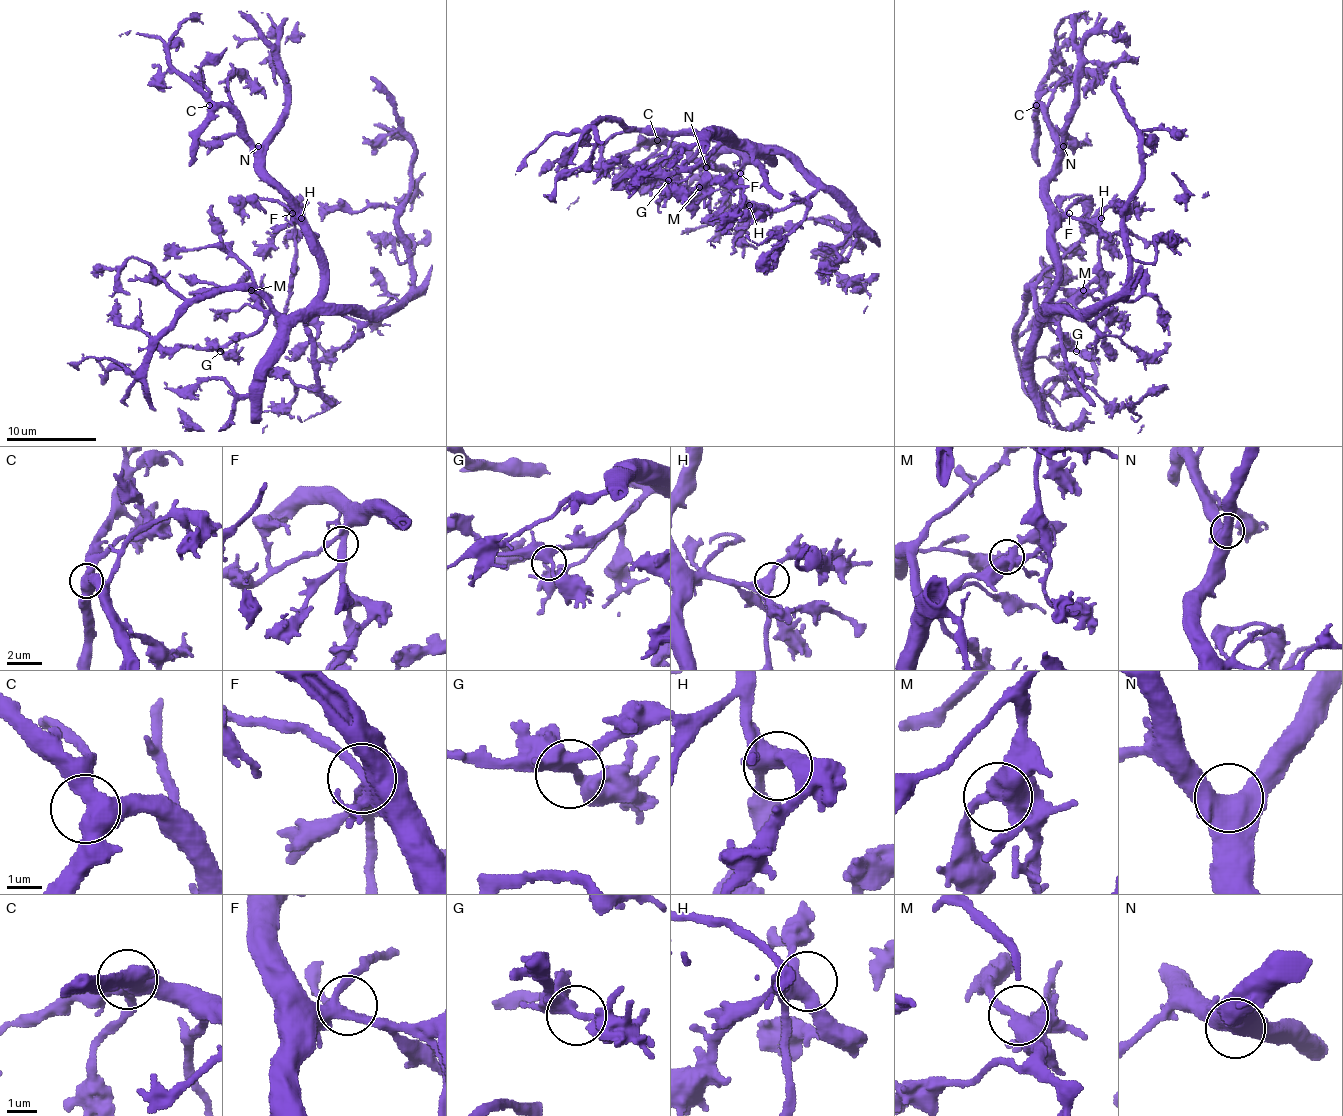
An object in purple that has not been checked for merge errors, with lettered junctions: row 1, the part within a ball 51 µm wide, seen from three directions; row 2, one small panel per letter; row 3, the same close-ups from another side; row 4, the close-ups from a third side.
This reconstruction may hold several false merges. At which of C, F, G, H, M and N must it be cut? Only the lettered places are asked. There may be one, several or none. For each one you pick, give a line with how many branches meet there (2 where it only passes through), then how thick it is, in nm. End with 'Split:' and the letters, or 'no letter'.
Split: no letter

